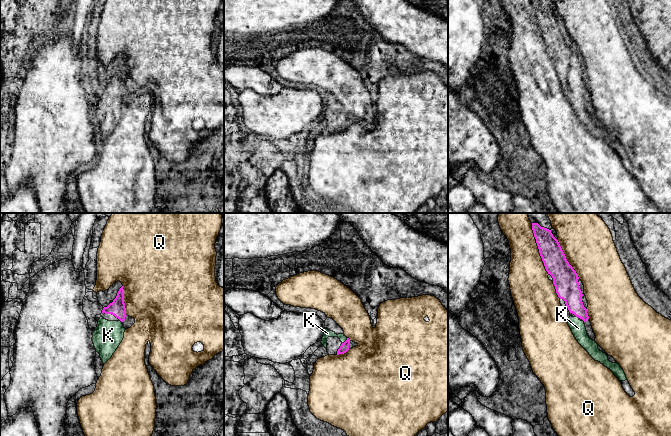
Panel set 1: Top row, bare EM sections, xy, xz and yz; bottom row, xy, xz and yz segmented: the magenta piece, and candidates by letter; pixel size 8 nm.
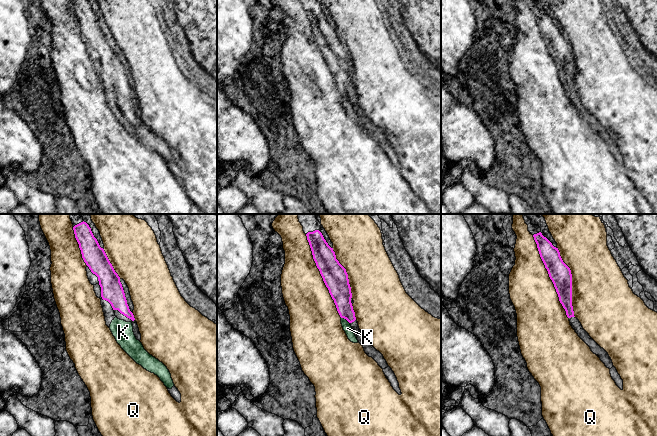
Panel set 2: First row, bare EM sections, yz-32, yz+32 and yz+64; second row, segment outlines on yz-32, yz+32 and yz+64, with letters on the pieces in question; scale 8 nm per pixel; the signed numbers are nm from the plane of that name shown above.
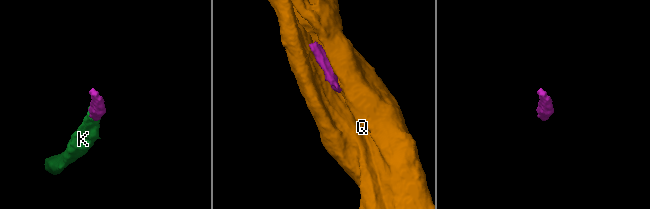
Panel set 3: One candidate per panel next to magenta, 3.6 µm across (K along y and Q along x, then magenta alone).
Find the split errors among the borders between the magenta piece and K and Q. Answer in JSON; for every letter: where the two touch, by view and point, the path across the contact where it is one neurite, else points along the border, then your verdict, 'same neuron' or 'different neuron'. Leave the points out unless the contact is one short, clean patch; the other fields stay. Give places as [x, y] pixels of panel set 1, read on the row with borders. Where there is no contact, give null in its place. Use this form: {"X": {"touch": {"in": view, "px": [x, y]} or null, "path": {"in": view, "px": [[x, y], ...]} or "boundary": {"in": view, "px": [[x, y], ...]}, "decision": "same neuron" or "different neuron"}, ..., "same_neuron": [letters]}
{"K": {"touch": {"in": "xz", "px": [345, 341]}, "path": {"in": "xz", "px": [[344, 347], [345, 341], [339, 335], [327, 333]]}, "decision": "same neuron"}, "Q": {"touch": {"in": "yz", "px": [538, 248]}, "decision": "different neuron"}, "same_neuron": ["K"]}

